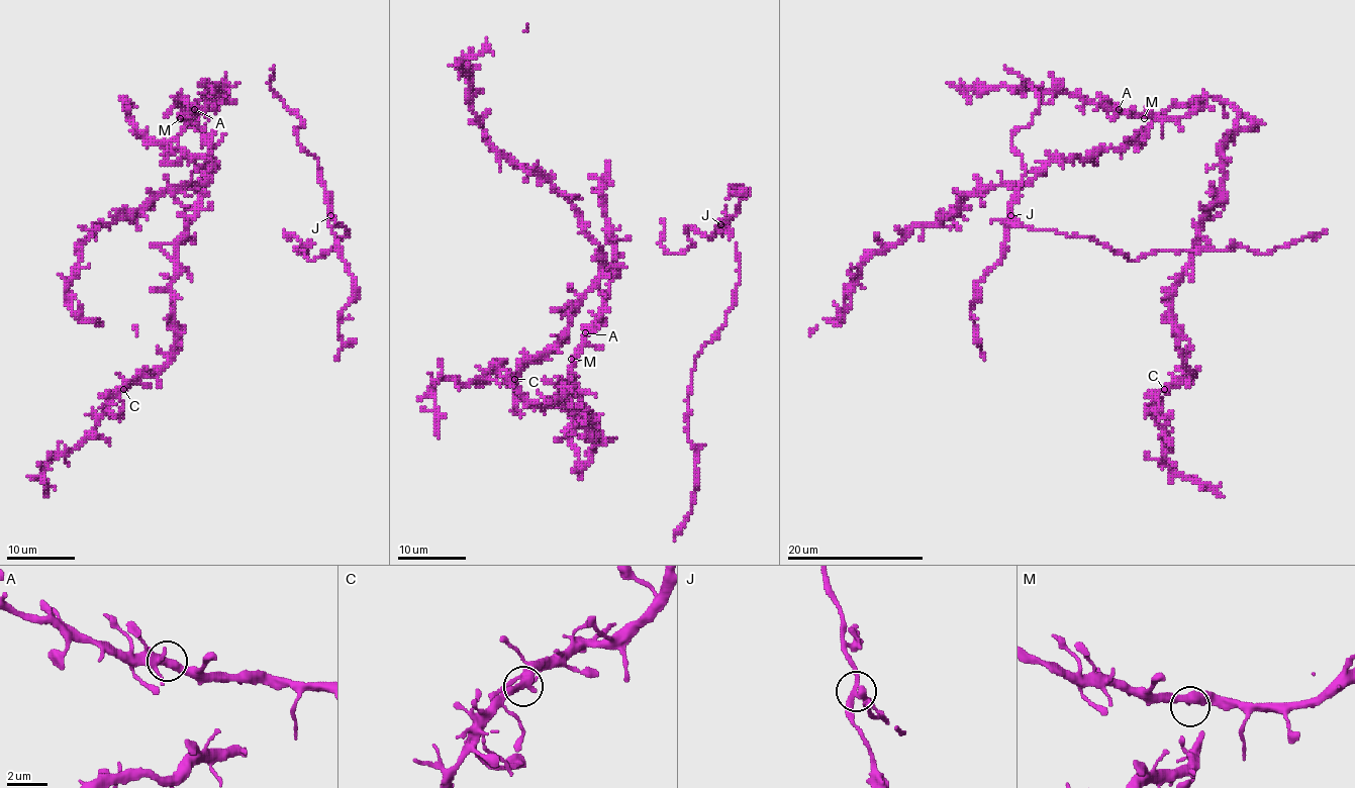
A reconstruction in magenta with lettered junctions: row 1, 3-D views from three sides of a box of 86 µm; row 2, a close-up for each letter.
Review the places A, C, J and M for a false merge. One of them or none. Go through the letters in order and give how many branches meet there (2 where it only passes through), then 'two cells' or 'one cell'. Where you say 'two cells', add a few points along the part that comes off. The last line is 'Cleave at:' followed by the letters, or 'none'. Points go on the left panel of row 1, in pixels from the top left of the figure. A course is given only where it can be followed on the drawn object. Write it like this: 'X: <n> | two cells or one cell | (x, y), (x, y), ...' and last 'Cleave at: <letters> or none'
A: 3 | one cell
C: 3 | one cell
J: 3 | two cells | (330, 215), (319, 166), (298, 140), (297, 129), (303, 123), (269, 84), (275, 67)
M: 2 | one cell
Cleave at: J

